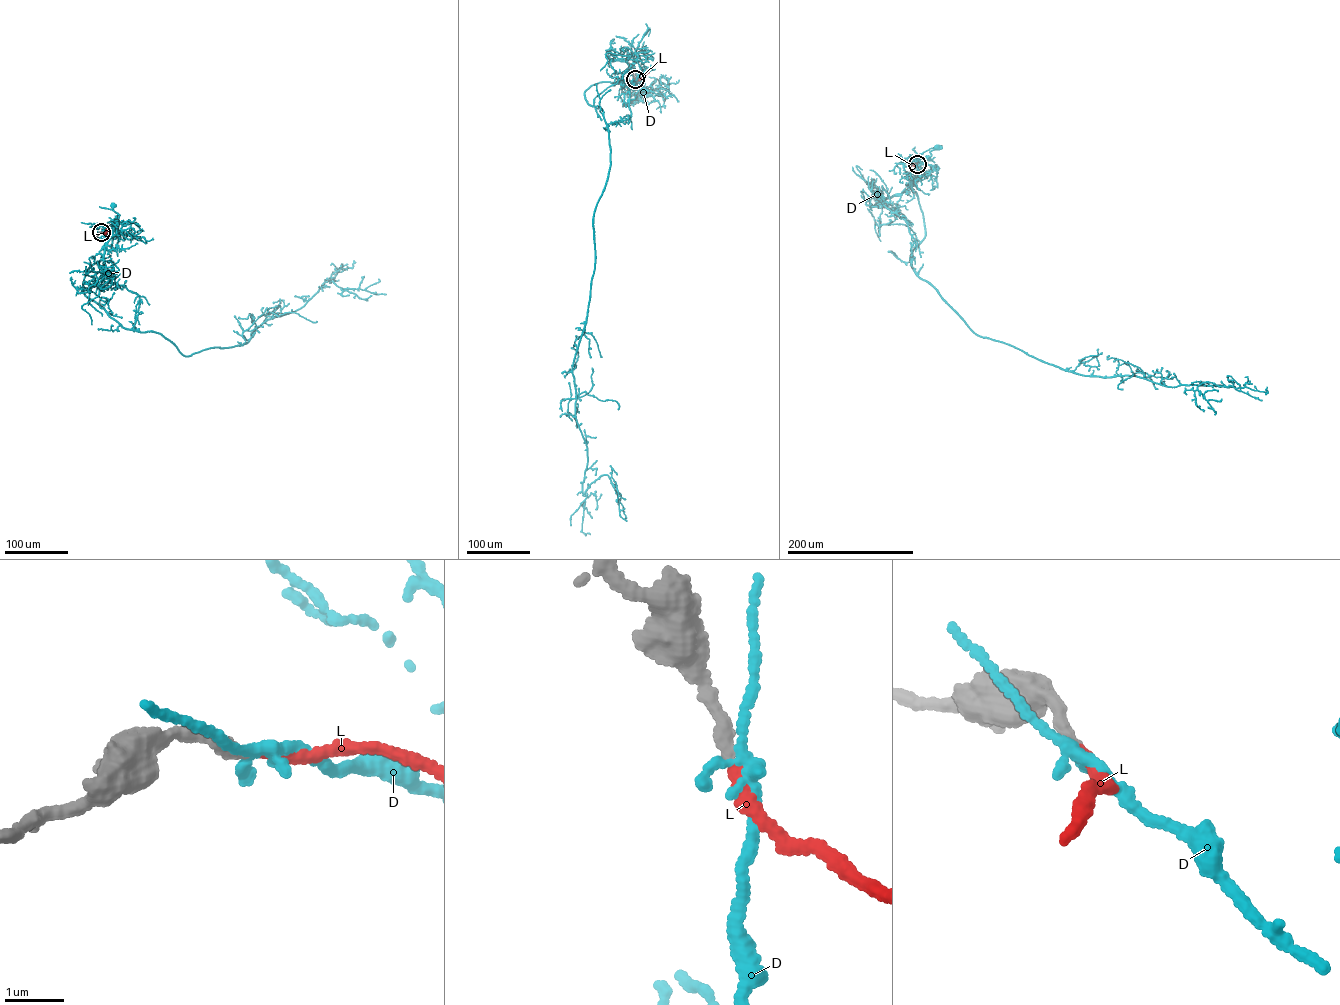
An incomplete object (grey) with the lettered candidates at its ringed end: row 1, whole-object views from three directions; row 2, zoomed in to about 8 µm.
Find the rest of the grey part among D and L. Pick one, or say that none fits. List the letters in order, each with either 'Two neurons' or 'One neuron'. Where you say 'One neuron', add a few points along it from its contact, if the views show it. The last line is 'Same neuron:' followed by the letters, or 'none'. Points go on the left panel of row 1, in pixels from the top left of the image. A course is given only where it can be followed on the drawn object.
D: Two neurons
L: One neuron
Same neuron: L

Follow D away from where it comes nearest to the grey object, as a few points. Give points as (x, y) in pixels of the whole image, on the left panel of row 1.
D: (101, 232), (107, 233), (106, 244), (119, 223), (112, 205)

